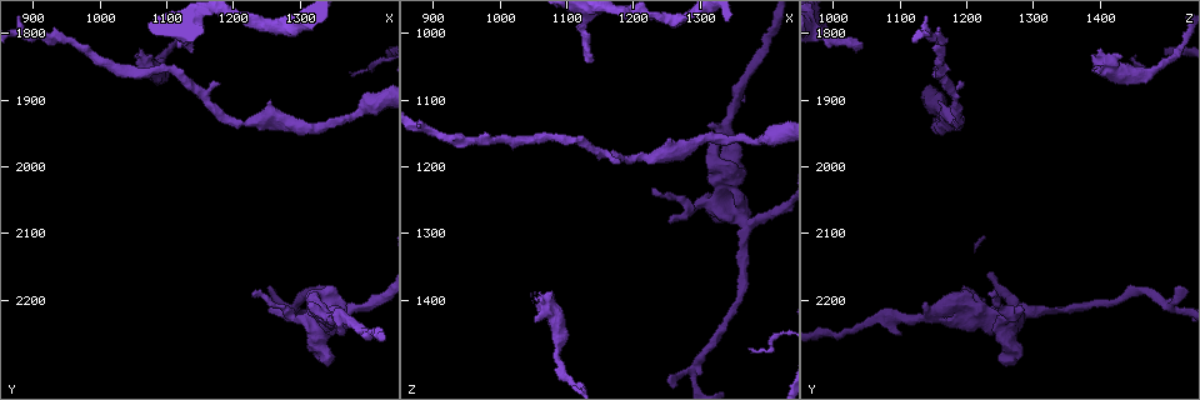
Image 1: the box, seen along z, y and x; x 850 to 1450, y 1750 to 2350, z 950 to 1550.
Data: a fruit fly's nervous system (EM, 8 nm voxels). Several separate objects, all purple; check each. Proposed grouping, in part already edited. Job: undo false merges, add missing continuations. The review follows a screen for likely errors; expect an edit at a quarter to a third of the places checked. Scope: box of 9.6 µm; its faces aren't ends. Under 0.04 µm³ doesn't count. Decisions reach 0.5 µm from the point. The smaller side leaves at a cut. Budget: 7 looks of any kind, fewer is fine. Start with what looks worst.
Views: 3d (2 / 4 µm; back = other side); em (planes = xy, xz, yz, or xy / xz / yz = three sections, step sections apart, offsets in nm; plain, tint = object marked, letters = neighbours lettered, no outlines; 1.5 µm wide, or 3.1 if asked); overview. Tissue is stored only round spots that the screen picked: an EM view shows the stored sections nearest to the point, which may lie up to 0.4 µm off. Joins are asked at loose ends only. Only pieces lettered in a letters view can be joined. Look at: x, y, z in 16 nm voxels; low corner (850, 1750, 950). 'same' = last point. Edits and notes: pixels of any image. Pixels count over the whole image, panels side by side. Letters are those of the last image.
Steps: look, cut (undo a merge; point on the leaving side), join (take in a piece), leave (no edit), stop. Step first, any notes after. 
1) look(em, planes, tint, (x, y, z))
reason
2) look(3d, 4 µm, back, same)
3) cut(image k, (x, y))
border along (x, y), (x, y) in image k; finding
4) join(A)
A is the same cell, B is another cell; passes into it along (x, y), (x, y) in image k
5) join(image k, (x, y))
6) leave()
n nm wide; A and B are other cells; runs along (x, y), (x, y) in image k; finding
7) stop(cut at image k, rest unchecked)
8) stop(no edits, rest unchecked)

look(3d, 4 µm, (1130, 1815, 1045))
an open end

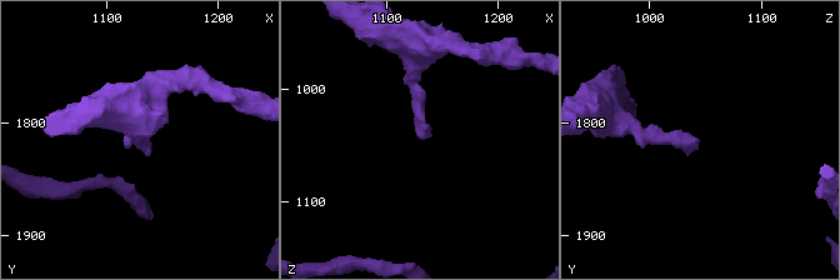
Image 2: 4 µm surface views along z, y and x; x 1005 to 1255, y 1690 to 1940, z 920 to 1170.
look(em, xz, step 4, tint, (1130, 1812, 1046))
now the EM

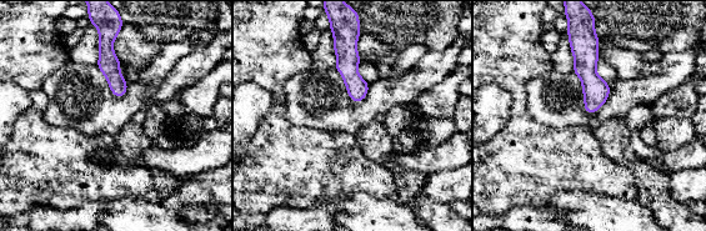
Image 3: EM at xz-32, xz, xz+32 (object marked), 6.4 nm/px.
look(em, yz, step 4, letters, same)
cut it another way

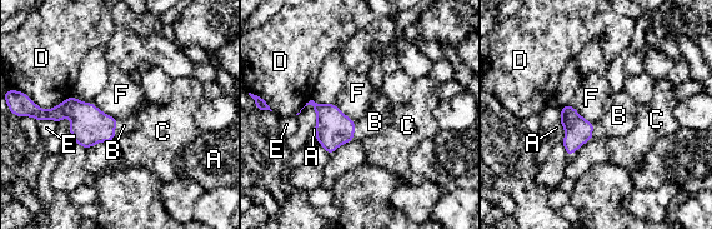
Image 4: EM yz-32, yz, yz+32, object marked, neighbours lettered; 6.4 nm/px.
join(B)
B is the same cell, A, C, D, E and F are other cells; passes into it along (332, 128), (354, 129), (375, 122) in image 4; it goes on there

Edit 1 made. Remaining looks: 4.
look(em, xz, step 4, tint, (1225, 2195, 1235))

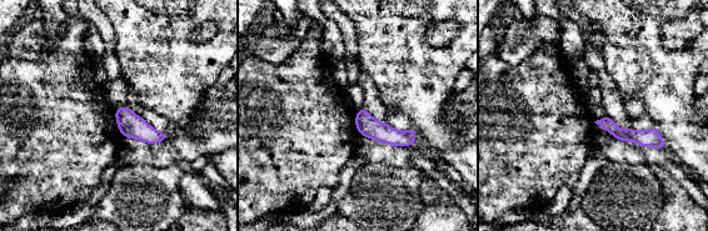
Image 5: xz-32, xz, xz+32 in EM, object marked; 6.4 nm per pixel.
look(em, planes, letters, same)
another direction

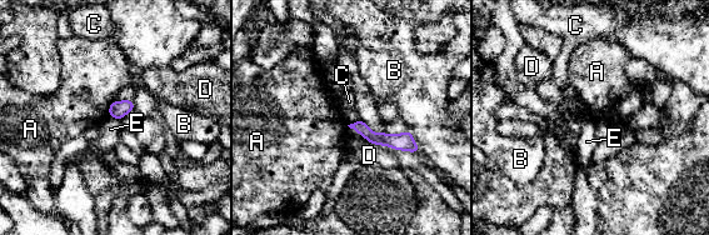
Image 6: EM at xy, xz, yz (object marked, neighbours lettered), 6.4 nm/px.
leave()
80 nm wide; A, B, C, D and E are other cells; runs along (355, 125), (413, 148) in image 6; no lettered piece goes on from it

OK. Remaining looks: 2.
look(3d, 2 µm, (1400, 1910, 1160))
sudden change in width

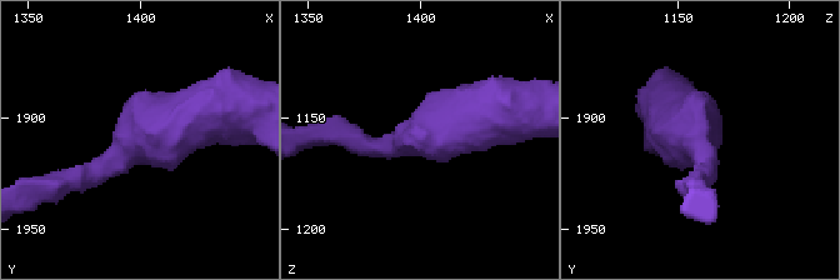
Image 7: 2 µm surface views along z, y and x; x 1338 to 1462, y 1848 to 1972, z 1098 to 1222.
look(em, planes, letters, (1400, 1910, 1158))
arms of 190, 480 nm

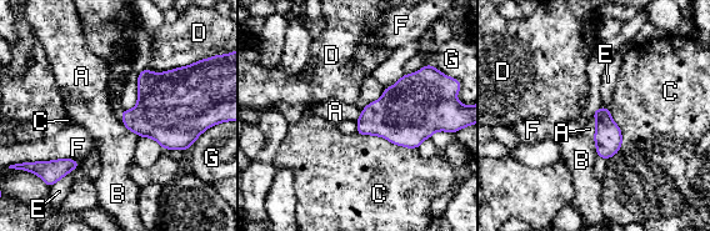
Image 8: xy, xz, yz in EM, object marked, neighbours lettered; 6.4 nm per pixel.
leave()
D touches over 420 nm; A, B, C, D, E, F and G are other cells; border along (356, 132), (418, 149) in image 8; one neuron here

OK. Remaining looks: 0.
stop(join at image 4, rest unchecked)

